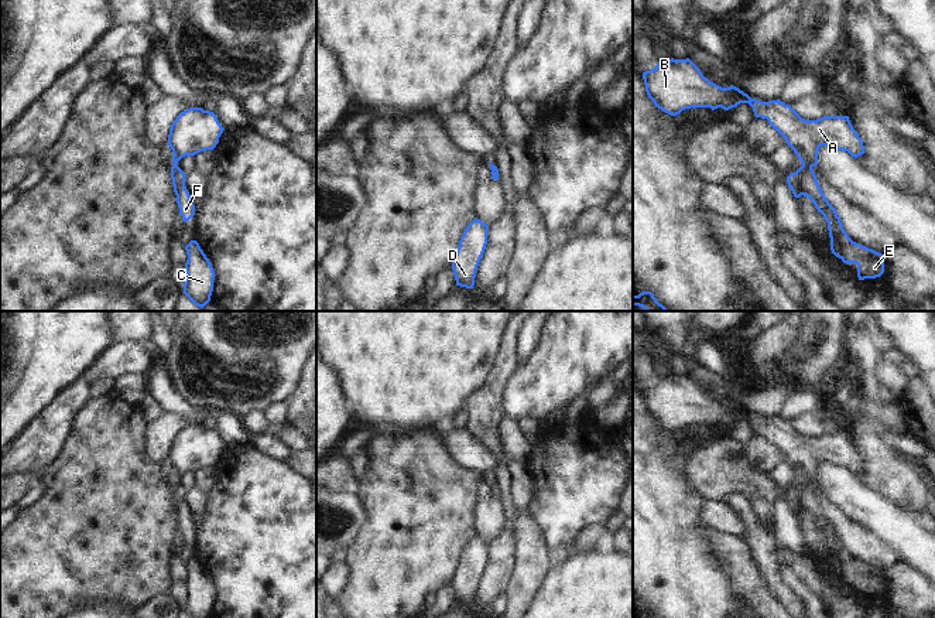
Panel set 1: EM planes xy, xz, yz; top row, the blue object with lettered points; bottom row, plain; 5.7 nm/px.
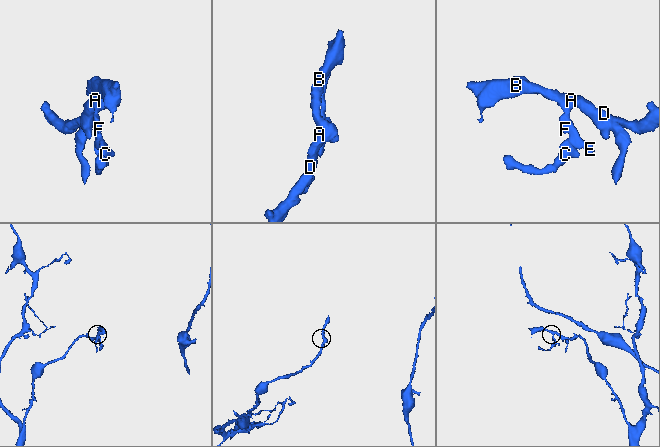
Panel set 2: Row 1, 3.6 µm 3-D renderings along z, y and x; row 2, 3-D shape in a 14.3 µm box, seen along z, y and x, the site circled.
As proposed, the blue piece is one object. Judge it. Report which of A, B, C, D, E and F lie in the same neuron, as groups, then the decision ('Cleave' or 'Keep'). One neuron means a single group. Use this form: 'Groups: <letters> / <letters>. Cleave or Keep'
Groups: A B C D E F. Keep.

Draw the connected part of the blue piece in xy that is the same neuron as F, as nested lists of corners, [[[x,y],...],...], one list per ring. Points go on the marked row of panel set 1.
[[[189,107],[181,112],[172,122],[168,146],[172,150],[171,178],[174,192],[177,195],[177,204],[182,221],[189,221],[195,215],[195,205],[185,187],[185,174],[177,165],[177,163],[185,156],[195,156],[205,150],[213,150],[219,143],[219,137],[223,133],[223,127],[219,123],[216,115],[202,107]]]

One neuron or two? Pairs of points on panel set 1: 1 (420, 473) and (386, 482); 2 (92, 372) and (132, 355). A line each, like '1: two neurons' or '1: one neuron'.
1: one neuron
2: one neuron

